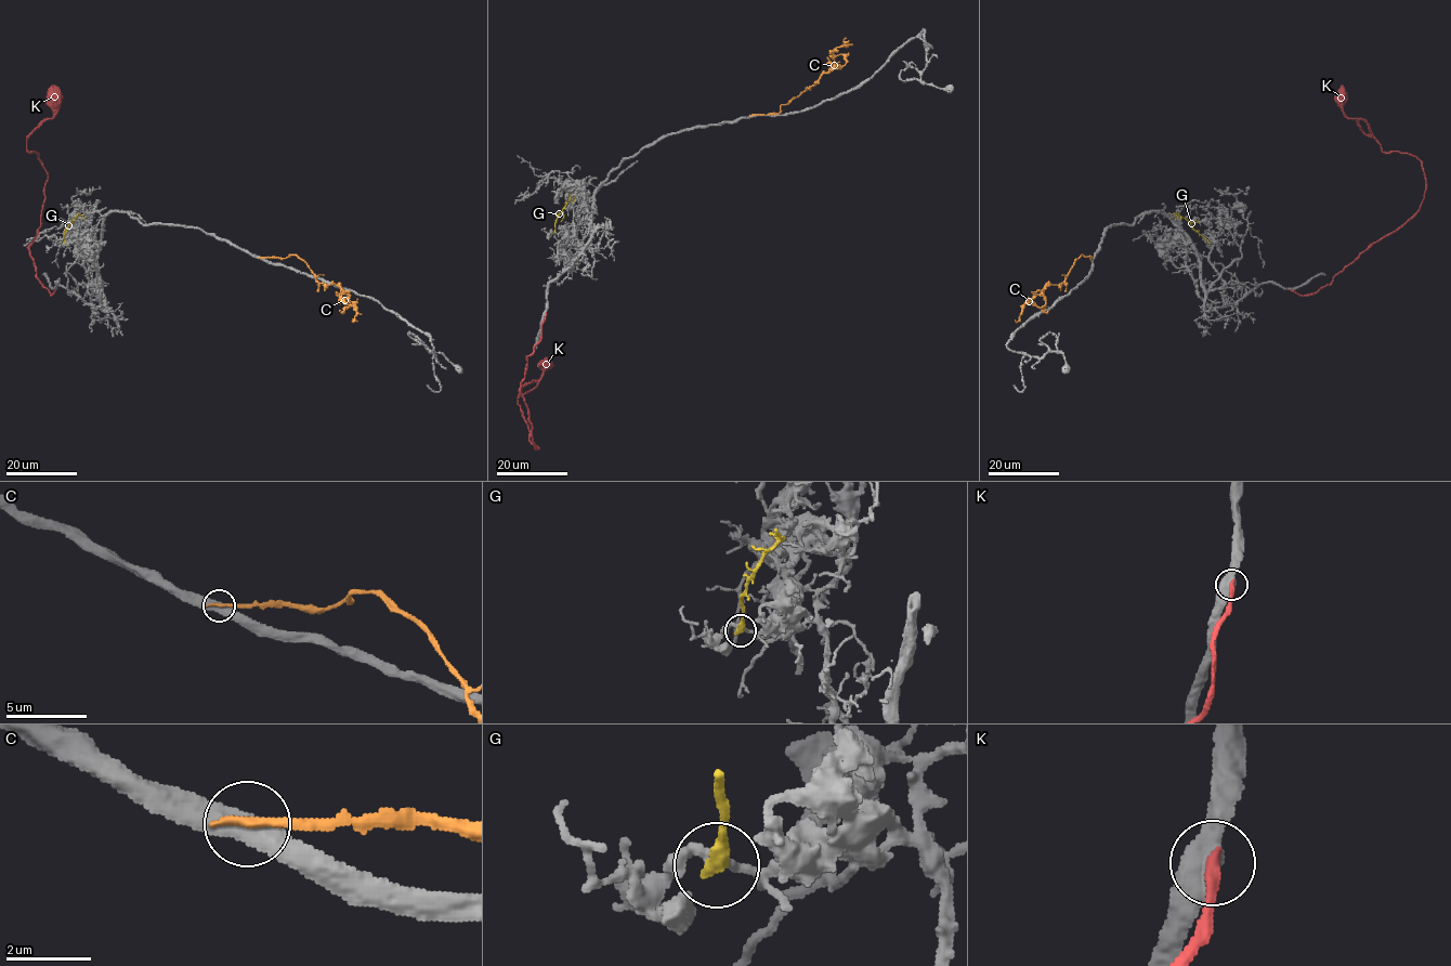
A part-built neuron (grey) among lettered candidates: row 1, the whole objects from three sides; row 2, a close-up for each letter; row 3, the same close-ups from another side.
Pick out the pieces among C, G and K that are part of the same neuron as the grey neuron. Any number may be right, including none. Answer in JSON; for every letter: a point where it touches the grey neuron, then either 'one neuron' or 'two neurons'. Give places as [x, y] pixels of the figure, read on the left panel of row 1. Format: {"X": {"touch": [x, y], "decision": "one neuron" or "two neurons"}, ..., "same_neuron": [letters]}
{"C": {"touch": [261, 258], "decision": "two neurons"}, "G": {"touch": [63, 242], "decision": "two neurons"}, "K": {"touch": [54, 289], "decision": "two neurons"}, "same_neuron": []}

